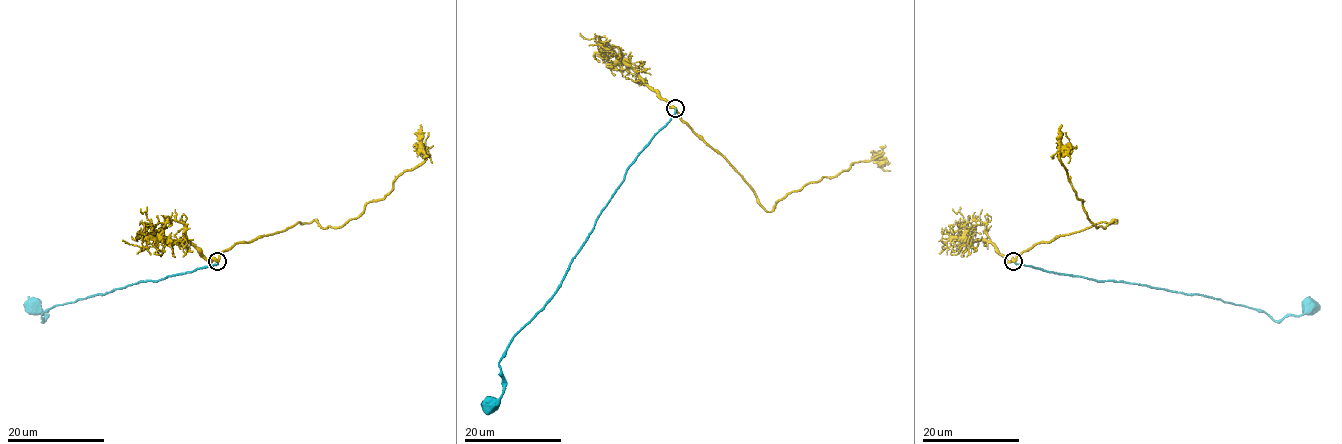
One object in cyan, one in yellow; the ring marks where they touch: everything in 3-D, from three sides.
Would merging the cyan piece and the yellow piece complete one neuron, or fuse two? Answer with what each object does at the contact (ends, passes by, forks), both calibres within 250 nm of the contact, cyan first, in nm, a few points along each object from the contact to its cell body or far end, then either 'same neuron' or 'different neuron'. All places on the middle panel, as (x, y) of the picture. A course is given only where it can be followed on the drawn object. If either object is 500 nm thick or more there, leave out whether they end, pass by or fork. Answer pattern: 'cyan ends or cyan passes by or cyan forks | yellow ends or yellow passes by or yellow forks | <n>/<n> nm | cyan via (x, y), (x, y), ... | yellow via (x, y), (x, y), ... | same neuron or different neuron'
cyan ends | yellow passes by | 200/400 nm | cyan via (674, 108), (673, 117), (626, 171), (557, 292), (513, 337), (499, 362), (502, 395), (485, 404) | yellow via (674, 108), (740, 175), (768, 211), (788, 193), (834, 177), (854, 163), (878, 155) | same neuron

